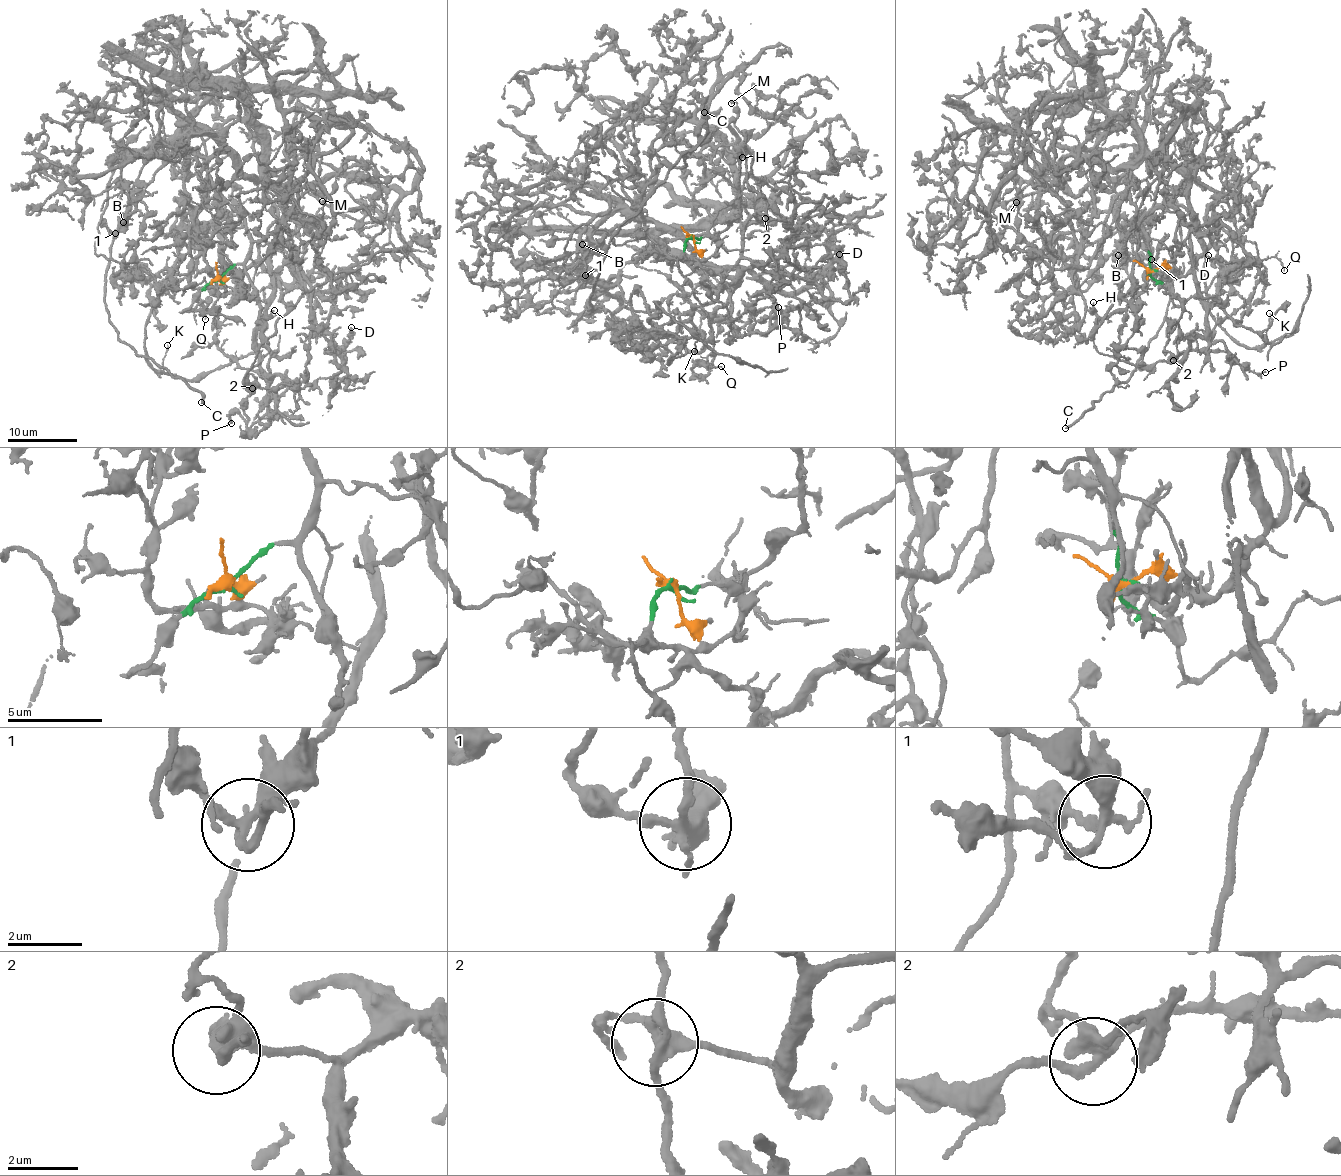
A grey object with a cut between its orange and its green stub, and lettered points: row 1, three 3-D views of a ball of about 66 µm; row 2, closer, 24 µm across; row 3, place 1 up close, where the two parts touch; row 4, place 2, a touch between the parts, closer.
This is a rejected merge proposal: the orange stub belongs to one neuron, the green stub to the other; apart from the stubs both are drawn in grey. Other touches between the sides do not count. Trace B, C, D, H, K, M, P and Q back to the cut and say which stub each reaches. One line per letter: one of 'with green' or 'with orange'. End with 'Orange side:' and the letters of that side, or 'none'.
B: with orange
C: with green
D: with orange
H: with green
K: with green
M: with orange
P: with green
Q: with green
Orange side: B, D, M

